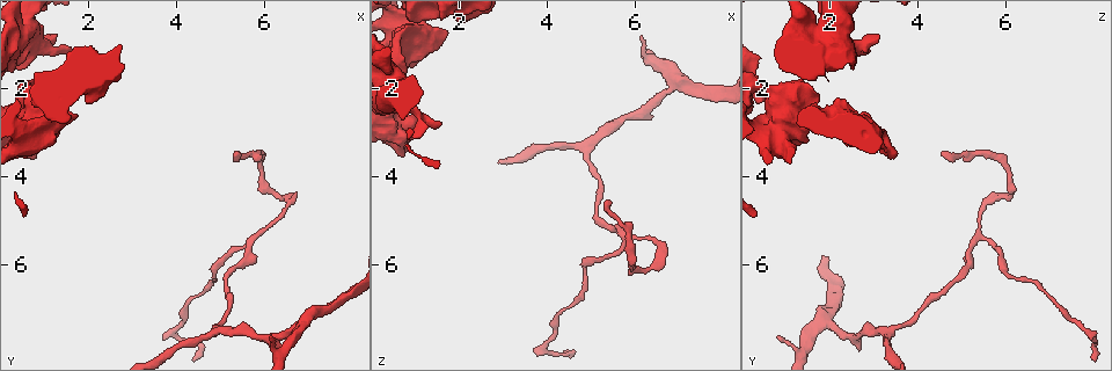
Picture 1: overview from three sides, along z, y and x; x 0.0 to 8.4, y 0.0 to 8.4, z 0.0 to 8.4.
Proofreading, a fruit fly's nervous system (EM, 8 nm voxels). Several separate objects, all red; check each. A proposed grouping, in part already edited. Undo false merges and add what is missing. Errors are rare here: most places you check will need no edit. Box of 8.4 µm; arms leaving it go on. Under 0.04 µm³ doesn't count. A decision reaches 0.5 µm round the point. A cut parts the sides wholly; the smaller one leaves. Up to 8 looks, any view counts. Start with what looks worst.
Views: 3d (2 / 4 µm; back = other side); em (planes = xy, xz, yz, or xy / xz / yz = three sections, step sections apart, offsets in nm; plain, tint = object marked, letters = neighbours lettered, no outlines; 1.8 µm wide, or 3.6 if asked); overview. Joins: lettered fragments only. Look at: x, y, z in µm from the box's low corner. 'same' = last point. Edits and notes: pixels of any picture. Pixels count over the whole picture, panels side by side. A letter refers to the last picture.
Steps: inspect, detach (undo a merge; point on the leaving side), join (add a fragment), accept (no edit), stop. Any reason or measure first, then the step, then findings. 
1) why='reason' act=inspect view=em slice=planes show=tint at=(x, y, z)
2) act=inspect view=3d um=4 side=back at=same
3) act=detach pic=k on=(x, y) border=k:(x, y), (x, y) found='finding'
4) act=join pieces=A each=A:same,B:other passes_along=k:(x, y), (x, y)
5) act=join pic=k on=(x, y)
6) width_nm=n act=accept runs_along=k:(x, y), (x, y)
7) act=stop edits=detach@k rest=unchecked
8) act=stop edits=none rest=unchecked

why='an open end' act=inspect view=em slice=xz step=4 show=letters at=(0.75, 3.55, 3.40)

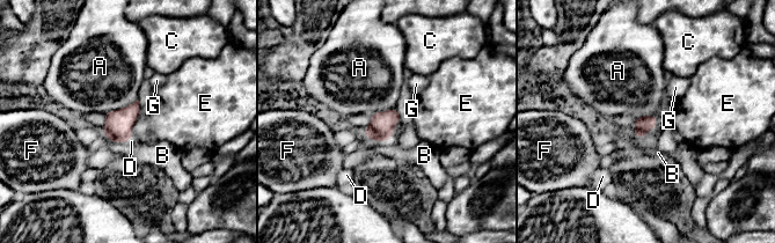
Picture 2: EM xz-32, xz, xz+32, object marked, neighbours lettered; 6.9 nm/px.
longest_contact=A:260nm act=accept each=A:other,B:other,C:other,D:other,E:other,F:other,G:other found='no lettered fragment goes on from it'

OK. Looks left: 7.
why='free end' act=inspect view=em um=3.6 slice=planes show=letters at=(1.80, 2.60, 0.75)

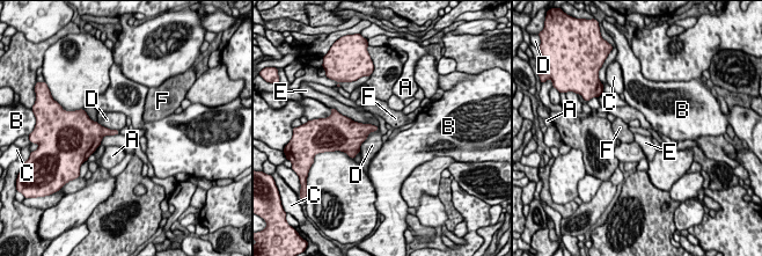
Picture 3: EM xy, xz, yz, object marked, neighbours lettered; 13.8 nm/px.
act=accept each=A:other,B:other,C:other,D:other,E:other,F:other border=3:(378, 129), (368, 134), (359, 151) found='none of them fits'

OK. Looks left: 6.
why='two arms in line, one across' act=inspect view=3d um=2 at=(6.85, 7.30, 1.80)

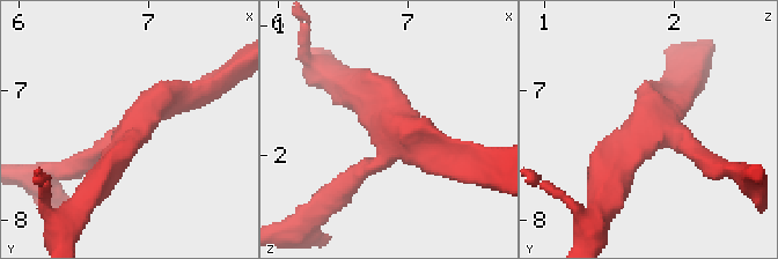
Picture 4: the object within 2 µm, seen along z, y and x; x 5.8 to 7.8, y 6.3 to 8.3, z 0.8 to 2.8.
arms=3 arm_widths_nm=190,200,240 act=inspect view=em slice=planes show=tint at=(6.88, 7.26, 1.84)

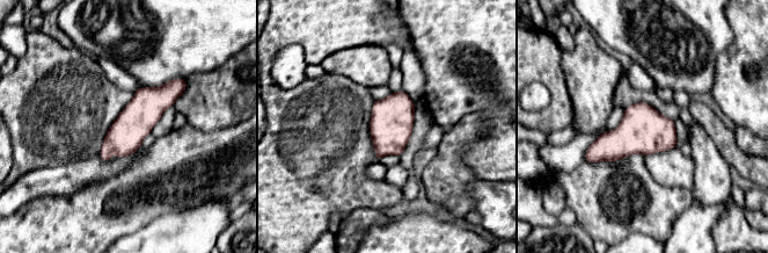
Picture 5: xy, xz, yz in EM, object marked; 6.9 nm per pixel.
why='see the neighbours' act=inspect view=em slice=planes show=letters at=same

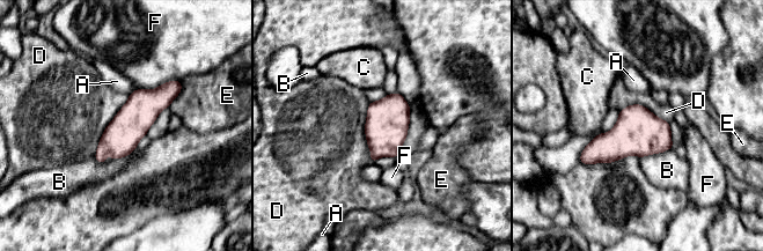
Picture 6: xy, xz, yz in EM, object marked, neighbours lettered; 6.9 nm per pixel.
act=accept each=A:other,B:other,C:other,D:other,E:other,F:other runs_along=6:(176, 85), (155, 100), (98, 157) found='all the same cell'

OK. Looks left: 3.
why='abrupt turn' act=inspect view=3d um=4 at=(0.55, 1.05, 2.35)

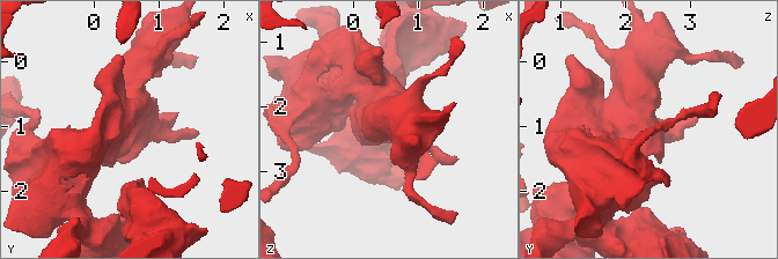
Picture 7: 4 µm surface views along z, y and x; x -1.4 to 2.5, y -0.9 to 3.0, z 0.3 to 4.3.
act=inspect view=em um=3.6 slice=xy step=8 show=letters at=(0.60, 1.10, 2.25)

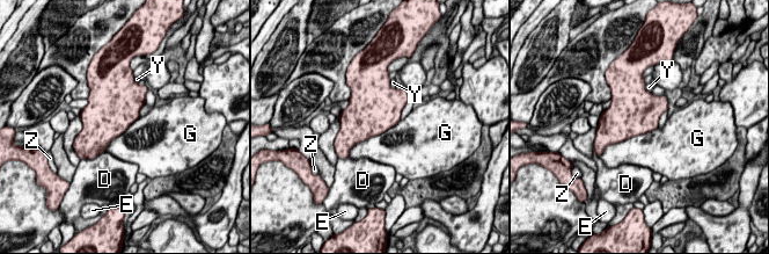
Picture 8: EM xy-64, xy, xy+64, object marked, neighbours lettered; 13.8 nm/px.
width_nm=480 act=accept each=D:other,E:other,G:other,Y:other,Z:other border=8:(400, 118), (350, 151) found='all the same cell'

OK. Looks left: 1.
act=stop edits=none rest=unchecked

